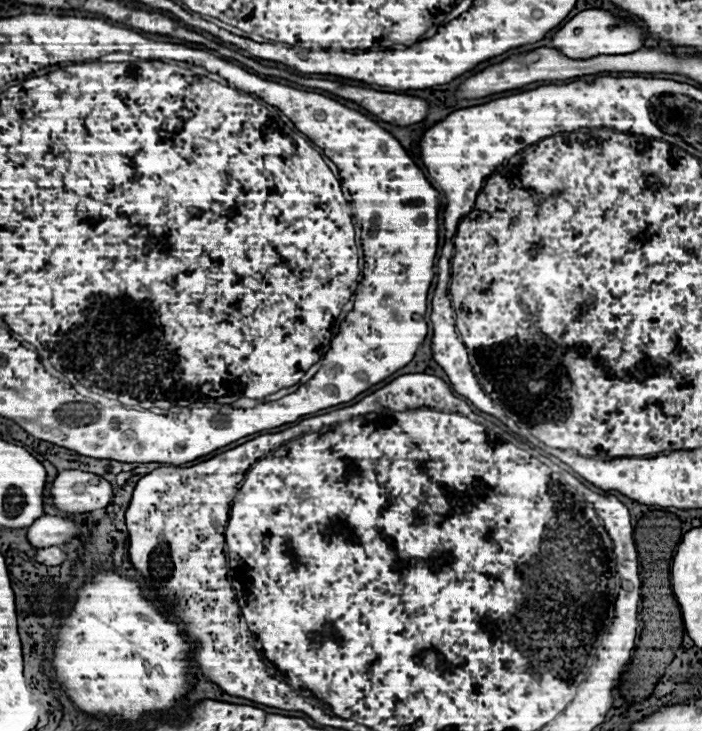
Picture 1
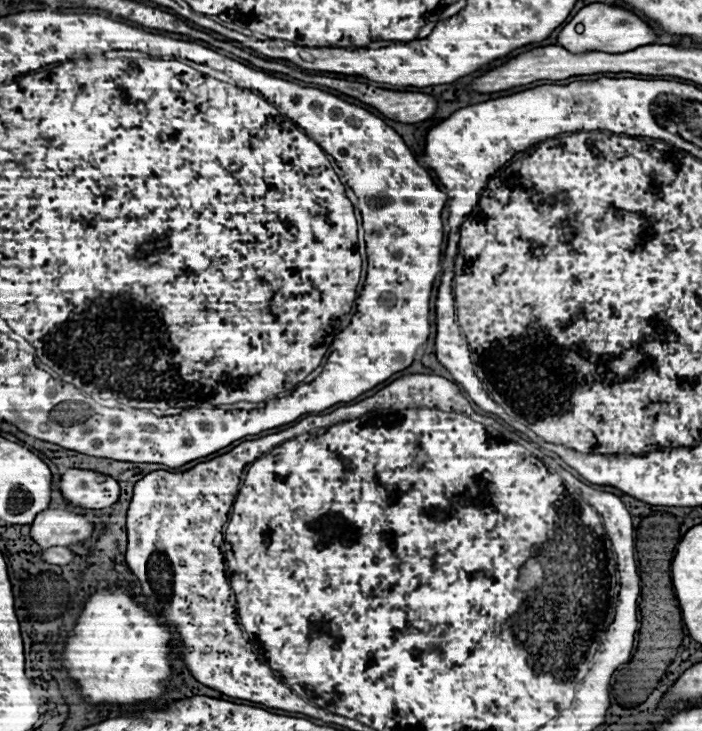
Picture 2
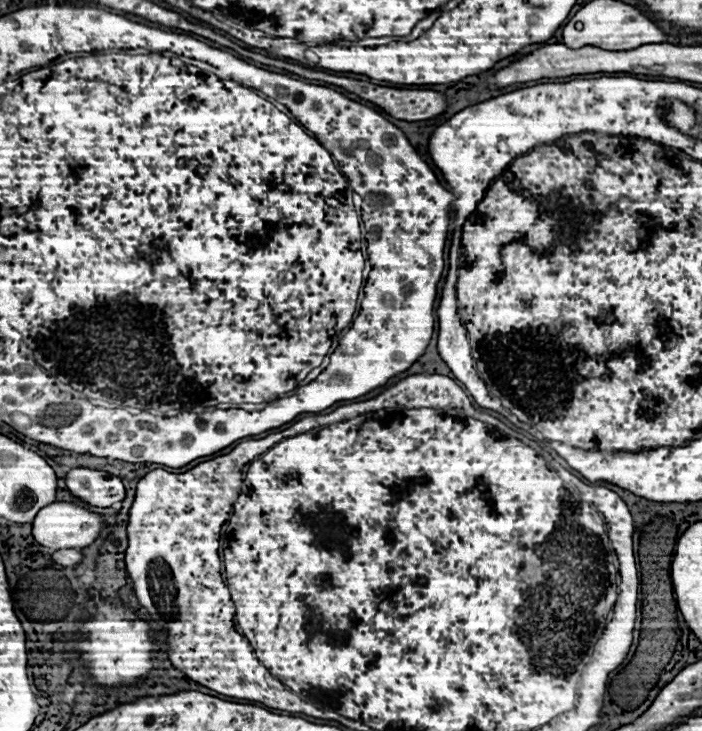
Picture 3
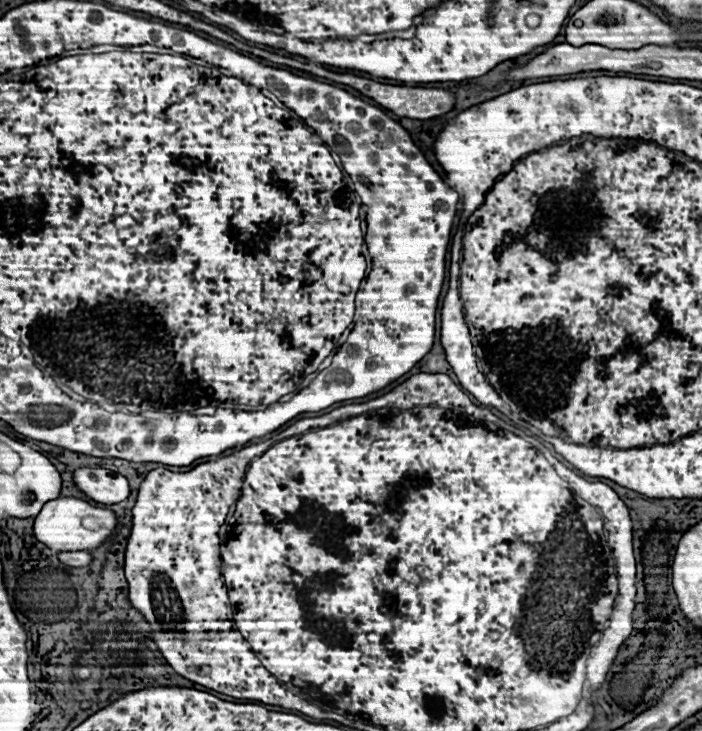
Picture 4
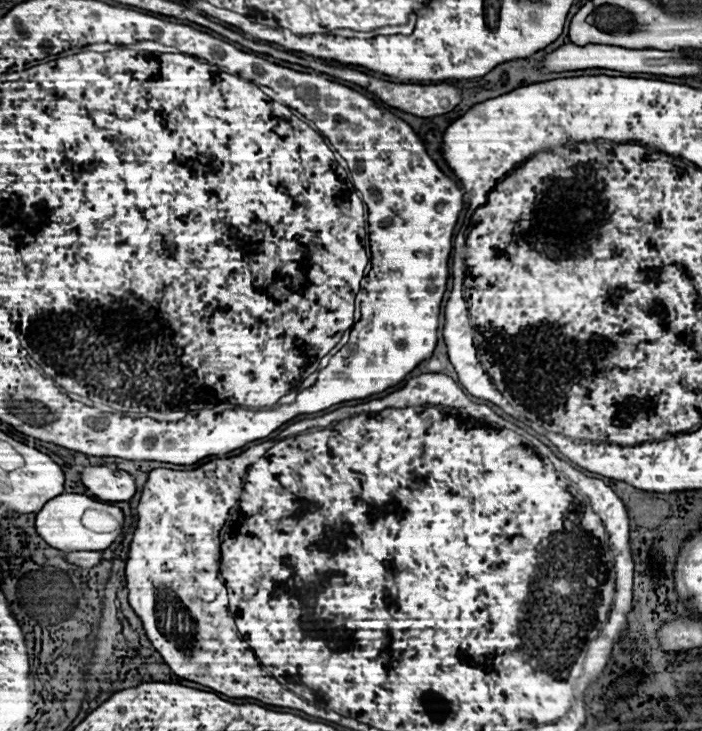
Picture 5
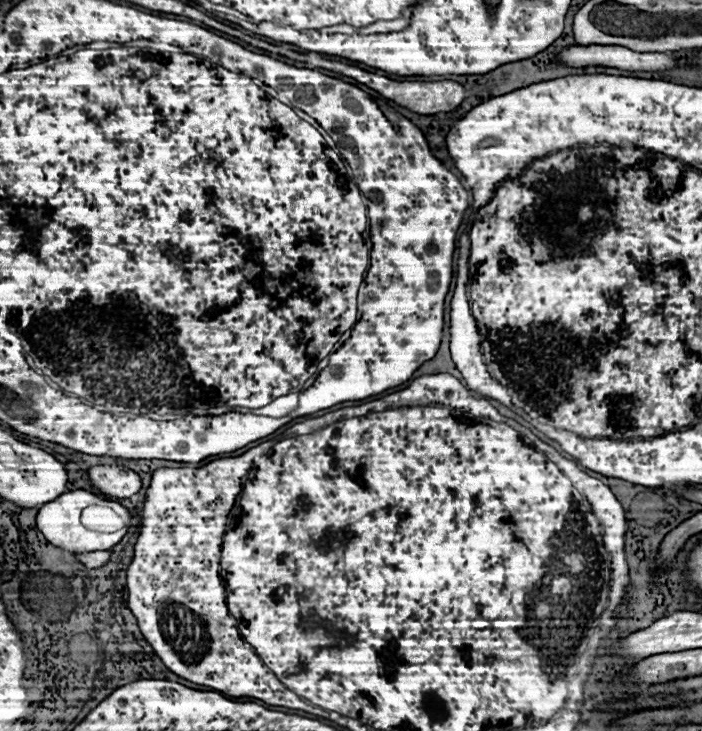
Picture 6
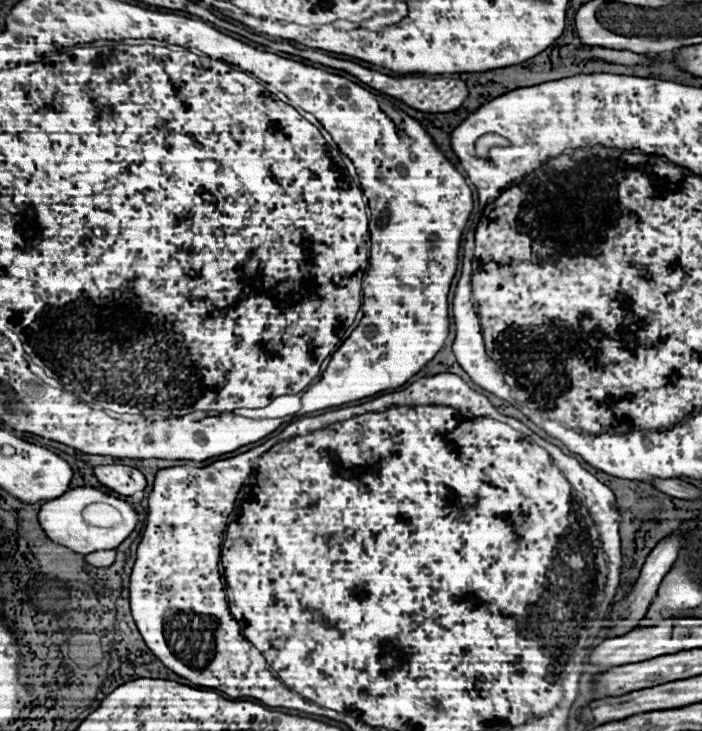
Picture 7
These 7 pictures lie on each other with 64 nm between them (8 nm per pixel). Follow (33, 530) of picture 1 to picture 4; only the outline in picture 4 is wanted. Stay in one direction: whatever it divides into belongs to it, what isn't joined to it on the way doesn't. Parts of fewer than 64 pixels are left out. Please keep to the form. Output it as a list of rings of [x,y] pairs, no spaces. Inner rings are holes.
[[[56,498],[56,500],[46,502],[44,508],[40,510],[40,514],[36,516],[34,536],[54,552],[58,552],[58,550],[92,550],[92,548],[100,546],[110,534],[86,530],[82,526],[82,518],[86,518],[86,516],[94,516],[94,518],[102,520],[102,528],[106,528],[106,522],[110,526],[116,524],[114,512],[110,512],[110,510],[92,506],[92,504],[88,504],[86,500],[80,500],[80,498]]]

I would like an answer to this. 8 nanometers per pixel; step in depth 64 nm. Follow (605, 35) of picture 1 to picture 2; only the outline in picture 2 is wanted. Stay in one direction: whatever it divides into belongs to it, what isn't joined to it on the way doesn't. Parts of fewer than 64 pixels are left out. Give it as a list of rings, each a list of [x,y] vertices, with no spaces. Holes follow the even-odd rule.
[[[588,4],[584,6],[558,34],[556,44],[566,48],[572,54],[584,54],[584,52],[610,52],[610,54],[620,54],[620,52],[630,52],[638,46],[646,46],[650,42],[656,42],[654,30],[640,20],[636,14],[608,6],[608,4]]]

